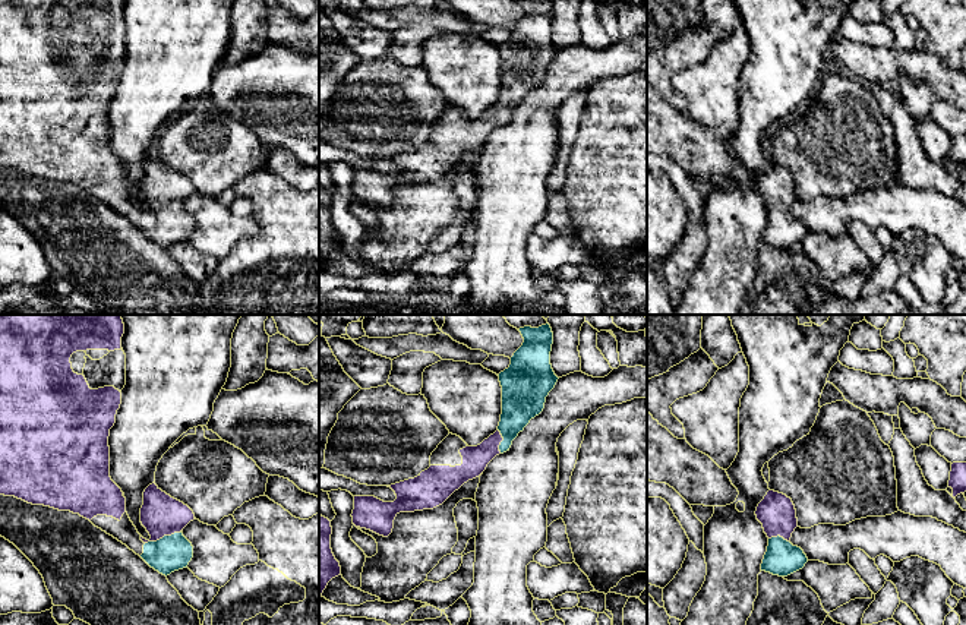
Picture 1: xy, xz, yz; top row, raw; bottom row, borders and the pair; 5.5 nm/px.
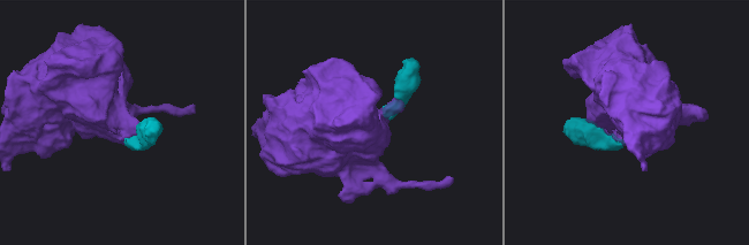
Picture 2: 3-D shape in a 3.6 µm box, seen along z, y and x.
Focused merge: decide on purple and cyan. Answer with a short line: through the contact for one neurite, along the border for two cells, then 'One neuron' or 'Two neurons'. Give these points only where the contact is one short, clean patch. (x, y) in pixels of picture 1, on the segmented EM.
Line: xy (161, 515), (163, 536), (170, 554). One neuron

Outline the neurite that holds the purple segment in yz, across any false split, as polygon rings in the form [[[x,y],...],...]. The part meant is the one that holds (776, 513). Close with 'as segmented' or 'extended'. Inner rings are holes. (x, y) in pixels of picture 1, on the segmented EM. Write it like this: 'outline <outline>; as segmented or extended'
outline [[[768,490],[758,504],[755,515],[768,537],[761,571],[787,577],[802,569],[808,558],[801,547],[790,543],[792,533],[798,527],[792,499],[783,493]]]; extended

